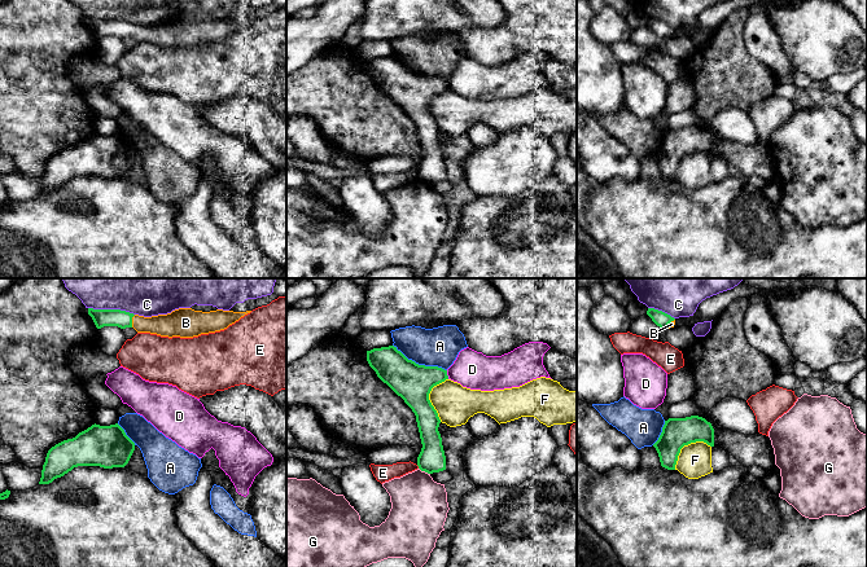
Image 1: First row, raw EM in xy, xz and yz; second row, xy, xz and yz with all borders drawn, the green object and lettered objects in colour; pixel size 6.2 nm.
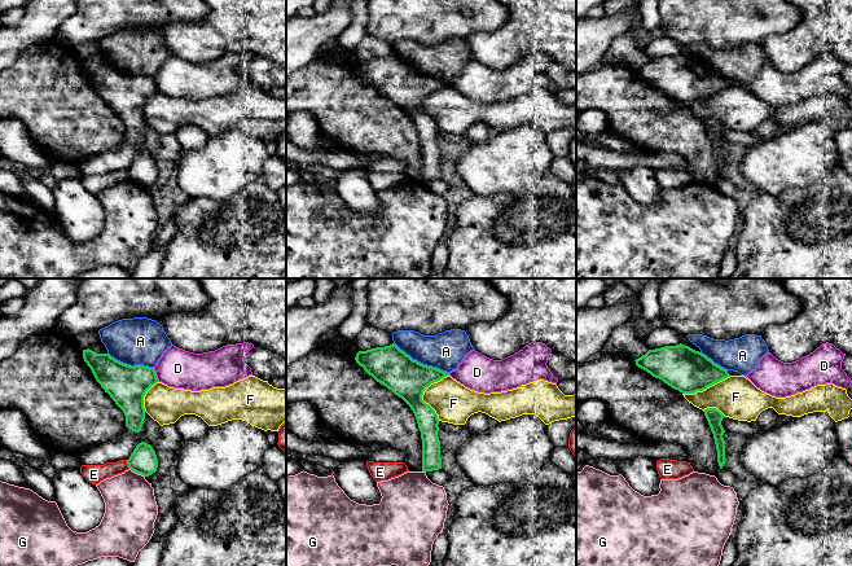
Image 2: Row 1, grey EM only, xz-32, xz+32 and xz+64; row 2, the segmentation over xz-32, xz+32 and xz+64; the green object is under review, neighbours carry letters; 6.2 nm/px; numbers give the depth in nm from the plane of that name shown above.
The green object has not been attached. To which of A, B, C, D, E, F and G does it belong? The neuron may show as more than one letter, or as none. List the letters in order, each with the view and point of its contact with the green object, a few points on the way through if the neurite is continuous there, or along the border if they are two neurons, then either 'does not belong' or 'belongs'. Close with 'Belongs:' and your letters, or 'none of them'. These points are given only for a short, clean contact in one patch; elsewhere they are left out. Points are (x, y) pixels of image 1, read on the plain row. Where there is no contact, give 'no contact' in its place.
A: xz (420, 75) | along xz (393, 55), (408, 69), (419, 74), (437, 75), (446, 80) | does not belong
B: xy (131, 31) | belongs
C: xy (112, 20) | along xy (88, 17), (119, 18), (134, 25) | does not belong
D: xz (446, 84) | along xz (446, 80), (449, 88) | does not belong
E: xz (417, 175) | along xz (416, 175), (419, 177) | does not belong
F: yz (686, 154) | does not belong
G: xz (424, 180) | along xz (419, 177), (429, 184) | does not belong
Belongs: B

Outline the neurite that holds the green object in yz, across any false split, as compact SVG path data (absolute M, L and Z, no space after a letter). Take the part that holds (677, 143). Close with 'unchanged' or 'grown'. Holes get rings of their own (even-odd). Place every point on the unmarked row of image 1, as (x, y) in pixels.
M699 126L669 128L653 157L658 163L661 176L675 180L680 159L696 151L714 157L714 139L710 132Z; unchanged

